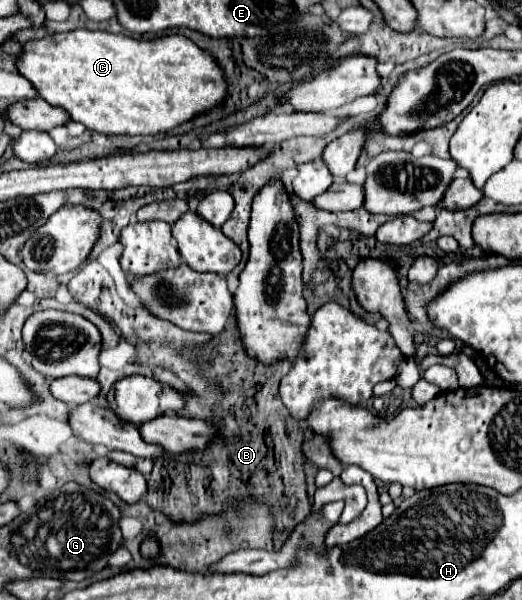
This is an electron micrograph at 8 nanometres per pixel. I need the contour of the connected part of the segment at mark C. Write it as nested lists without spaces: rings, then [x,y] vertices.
[[[72,30],[60,32],[52,38],[30,40],[22,46],[16,58],[18,72],[30,80],[40,98],[52,106],[64,108],[72,120],[82,122],[90,132],[100,134],[160,134],[194,118],[196,114],[216,106],[226,92],[224,72],[214,58],[200,50],[190,38],[170,34],[154,40],[138,40],[126,34],[112,34],[102,30]]]

